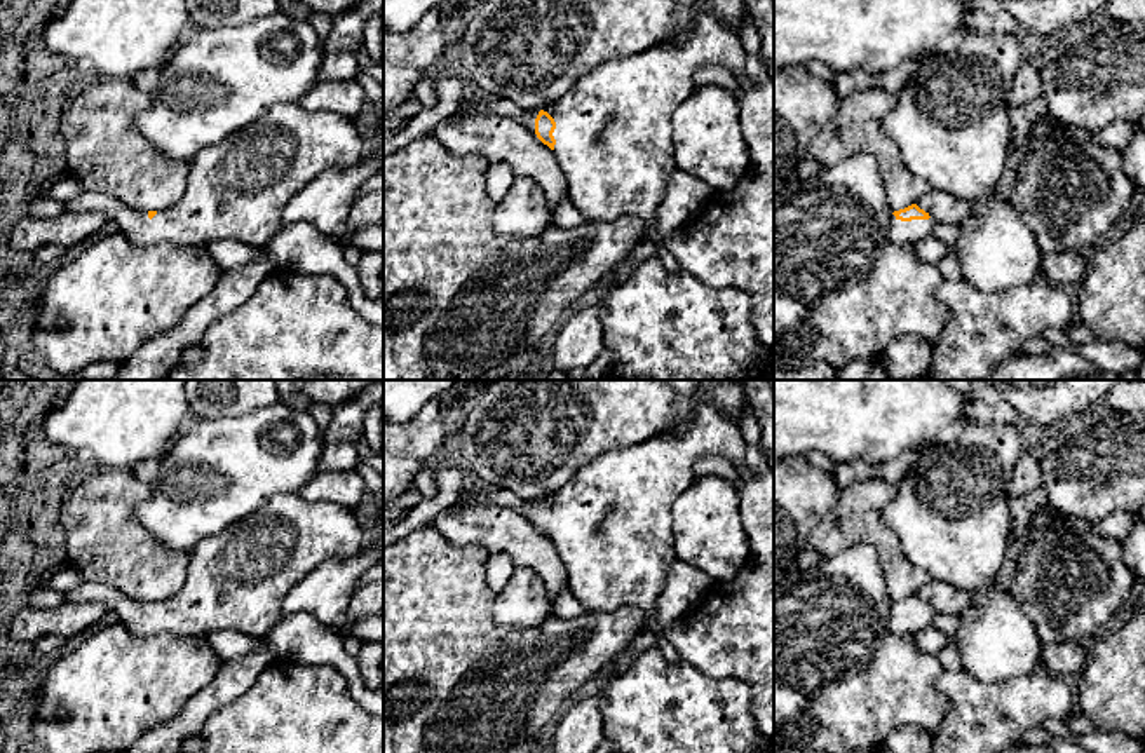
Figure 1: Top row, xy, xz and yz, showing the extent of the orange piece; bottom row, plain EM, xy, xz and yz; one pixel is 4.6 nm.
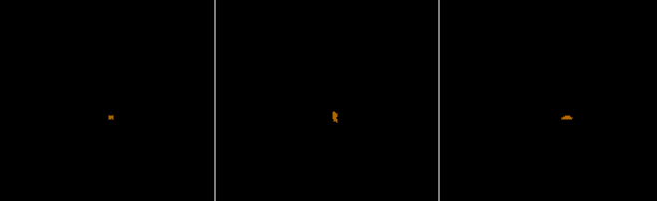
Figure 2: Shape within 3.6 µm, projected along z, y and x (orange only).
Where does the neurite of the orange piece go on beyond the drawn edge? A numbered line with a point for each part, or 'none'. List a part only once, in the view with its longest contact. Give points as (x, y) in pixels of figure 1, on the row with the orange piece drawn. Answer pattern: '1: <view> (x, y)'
1: xz (614, 142)

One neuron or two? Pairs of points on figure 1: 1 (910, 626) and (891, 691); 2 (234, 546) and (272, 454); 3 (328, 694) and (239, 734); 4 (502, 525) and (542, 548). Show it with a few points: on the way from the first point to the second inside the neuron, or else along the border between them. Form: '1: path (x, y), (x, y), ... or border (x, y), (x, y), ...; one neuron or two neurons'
1: border (891, 603), (889, 628), (896, 633), (912, 635); two neurons
2: border (281, 492), (251, 513), (210, 534); two neurons
3: path (305, 717), (288, 734), (262, 734); one neuron
4: path (513, 534), (532, 548); one neuron

